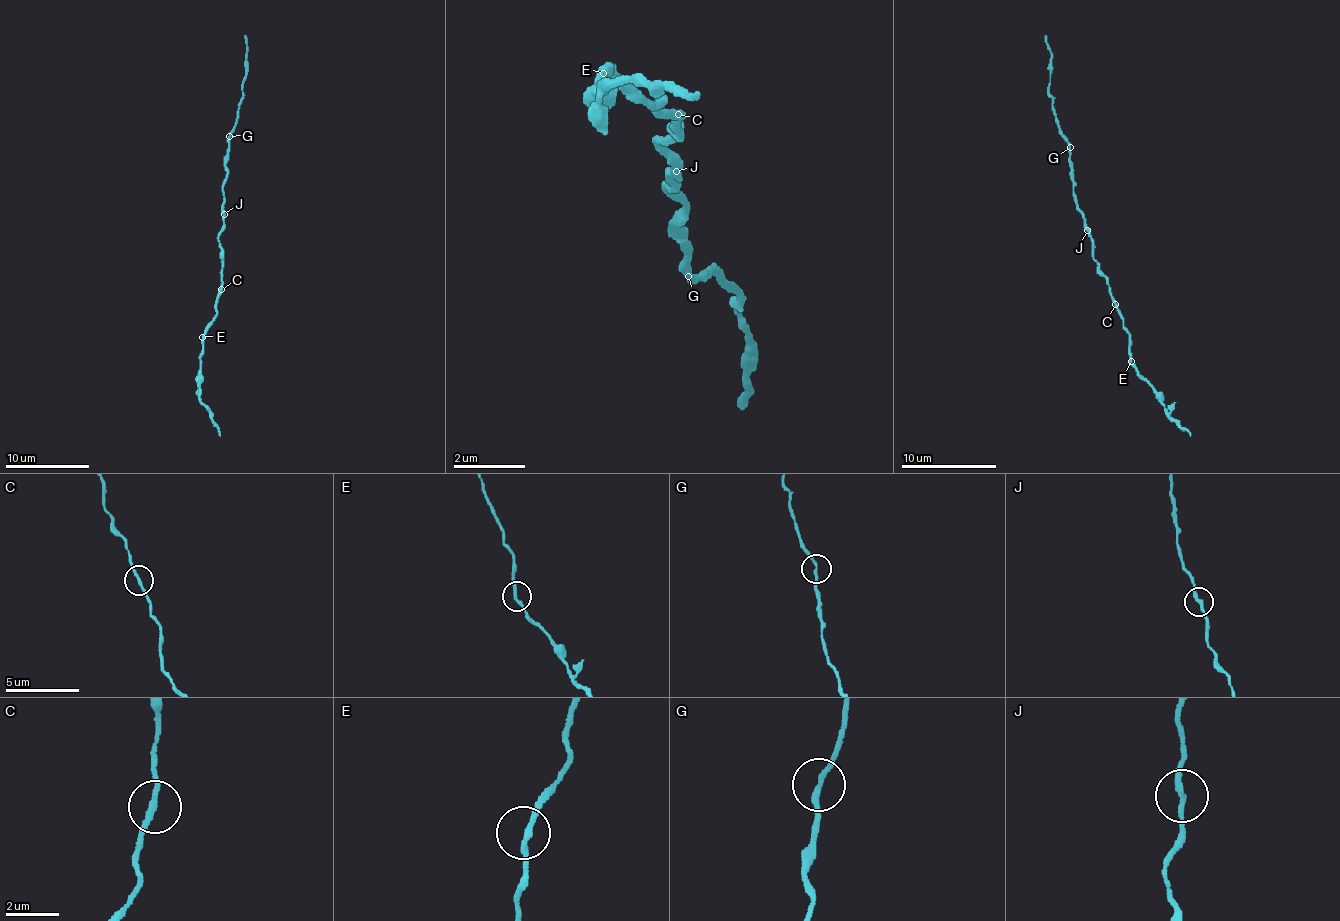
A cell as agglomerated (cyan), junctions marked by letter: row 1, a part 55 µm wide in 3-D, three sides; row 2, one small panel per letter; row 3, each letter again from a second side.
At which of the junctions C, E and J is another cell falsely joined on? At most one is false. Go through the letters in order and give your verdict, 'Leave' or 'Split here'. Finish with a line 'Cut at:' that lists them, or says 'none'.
C: Leave
E: Leave
J: Leave
Cut at: none

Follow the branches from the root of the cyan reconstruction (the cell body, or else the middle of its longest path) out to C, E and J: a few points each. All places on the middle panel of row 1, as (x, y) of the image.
C: (663, 143), (663, 138), (654, 142), (654, 137), (673, 140), (678, 114)
E: (663, 143), (654, 137), (673, 140), (679, 109), (661, 112), (663, 94), (646, 105), (621, 74), (603, 73)
J: (663, 143), (662, 151), (679, 164), (678, 170)

